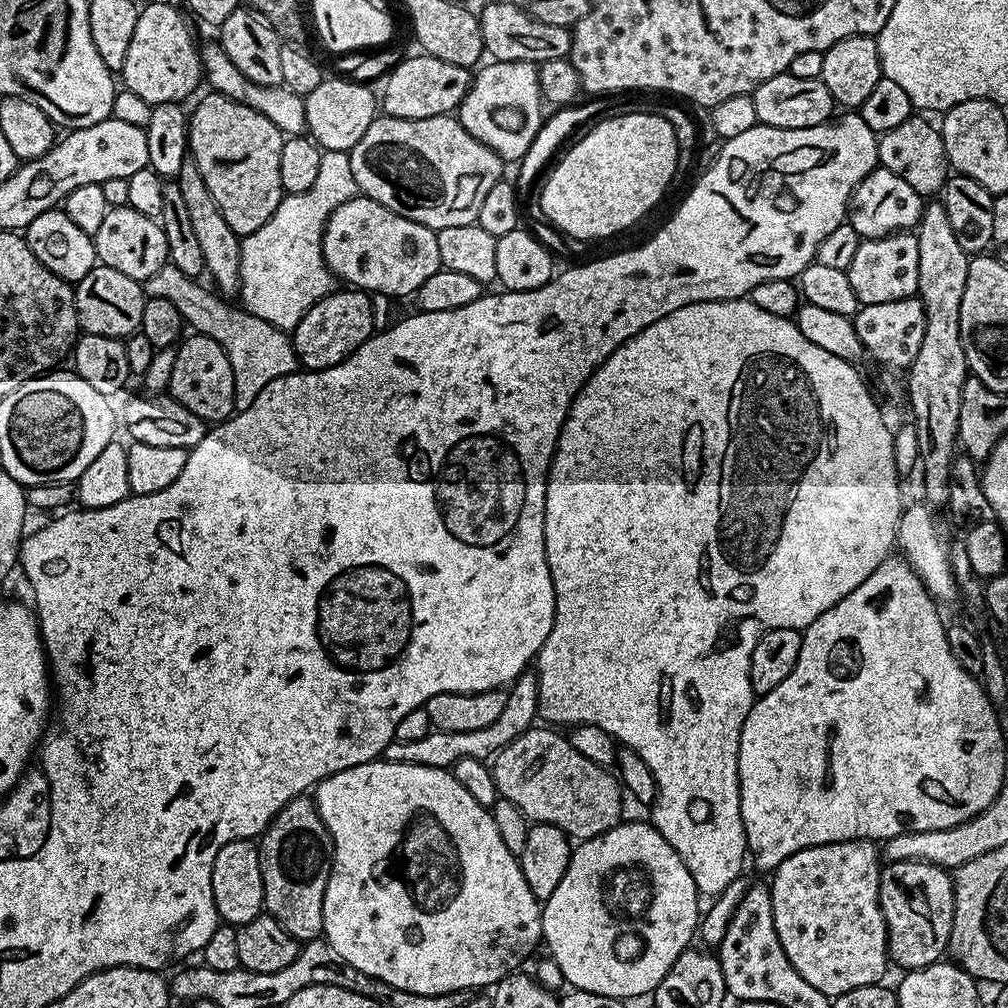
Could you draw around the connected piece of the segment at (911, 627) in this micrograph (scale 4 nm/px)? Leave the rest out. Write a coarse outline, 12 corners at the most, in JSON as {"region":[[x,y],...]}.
{"region":[[903,555],[742,726],[765,874],[946,830],[1004,732]]}

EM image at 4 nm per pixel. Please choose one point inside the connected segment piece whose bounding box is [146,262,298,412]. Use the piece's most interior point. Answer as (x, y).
(258, 352)

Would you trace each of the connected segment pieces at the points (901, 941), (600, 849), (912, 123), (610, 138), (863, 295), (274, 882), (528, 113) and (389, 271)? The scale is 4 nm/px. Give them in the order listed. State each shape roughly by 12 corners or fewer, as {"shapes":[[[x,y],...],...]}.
{"shapes":[[[921,860],[880,870],[888,955],[900,970],[949,951],[954,880]],[[659,827],[573,847],[542,940],[572,988],[655,993],[700,889]],[[914,114],[878,140],[879,167],[923,198],[950,175],[940,129]],[[655,111],[594,124],[538,205],[576,240],[634,227],[678,167]],[[911,231],[861,239],[848,267],[861,305],[915,297]],[[295,796],[258,840],[264,908],[321,939],[332,839]],[[485,63],[458,119],[501,160],[540,129],[537,65]],[[357,194],[330,214],[337,281],[411,297],[442,265],[437,229]]]}

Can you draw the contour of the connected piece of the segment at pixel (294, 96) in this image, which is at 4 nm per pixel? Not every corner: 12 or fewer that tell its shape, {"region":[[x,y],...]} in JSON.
{"region":[[219,42],[200,48],[215,95],[258,110],[285,137],[307,129],[303,96],[250,82]]}

